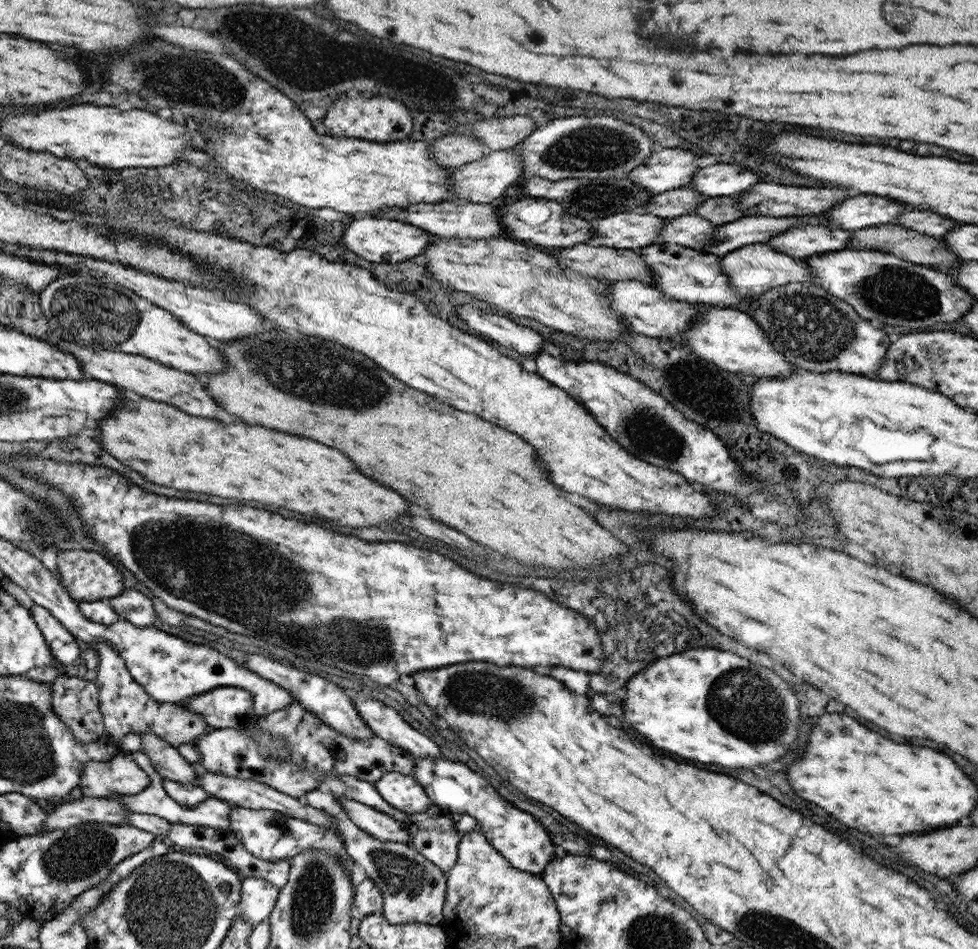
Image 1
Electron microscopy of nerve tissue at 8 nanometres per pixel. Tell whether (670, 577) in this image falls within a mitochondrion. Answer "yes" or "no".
no

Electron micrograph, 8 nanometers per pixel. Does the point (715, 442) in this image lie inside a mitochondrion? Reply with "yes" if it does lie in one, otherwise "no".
no

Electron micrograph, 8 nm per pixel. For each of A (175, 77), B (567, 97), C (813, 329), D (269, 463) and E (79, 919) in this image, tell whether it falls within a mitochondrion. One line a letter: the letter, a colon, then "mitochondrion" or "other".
A: mitochondrion
B: other
C: mitochondrion
D: other
E: other

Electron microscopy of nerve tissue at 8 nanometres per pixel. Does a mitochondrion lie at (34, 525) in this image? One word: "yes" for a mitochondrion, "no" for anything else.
yes

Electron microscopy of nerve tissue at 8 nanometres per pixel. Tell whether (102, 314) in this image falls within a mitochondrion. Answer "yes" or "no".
yes

